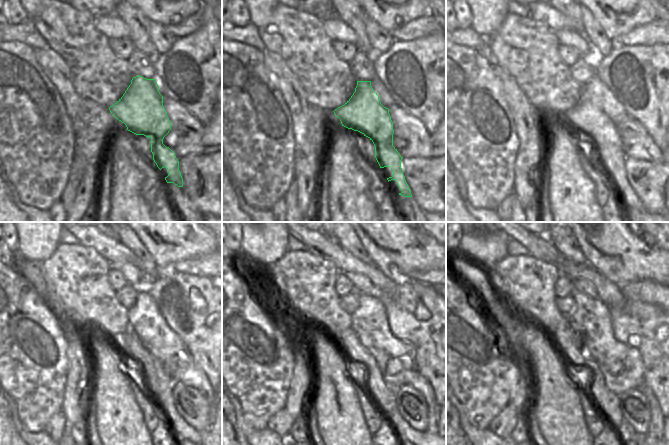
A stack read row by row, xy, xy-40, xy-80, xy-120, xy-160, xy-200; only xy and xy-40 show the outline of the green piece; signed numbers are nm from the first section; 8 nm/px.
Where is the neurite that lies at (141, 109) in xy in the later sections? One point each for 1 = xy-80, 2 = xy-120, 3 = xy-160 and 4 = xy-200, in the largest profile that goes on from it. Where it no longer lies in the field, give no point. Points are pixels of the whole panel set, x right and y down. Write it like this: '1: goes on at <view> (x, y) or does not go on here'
1: goes on at xy-80 (585, 117)
2: goes on at xy-120 (156, 381)
3: goes on at xy-160 (356, 353)
4: goes on at xy-200 (577, 352)

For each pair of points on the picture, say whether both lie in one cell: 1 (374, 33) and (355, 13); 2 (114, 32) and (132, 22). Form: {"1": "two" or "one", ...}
{"1": "two", "2": "two"}

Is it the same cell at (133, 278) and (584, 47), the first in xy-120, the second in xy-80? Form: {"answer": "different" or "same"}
{"answer": "same"}

